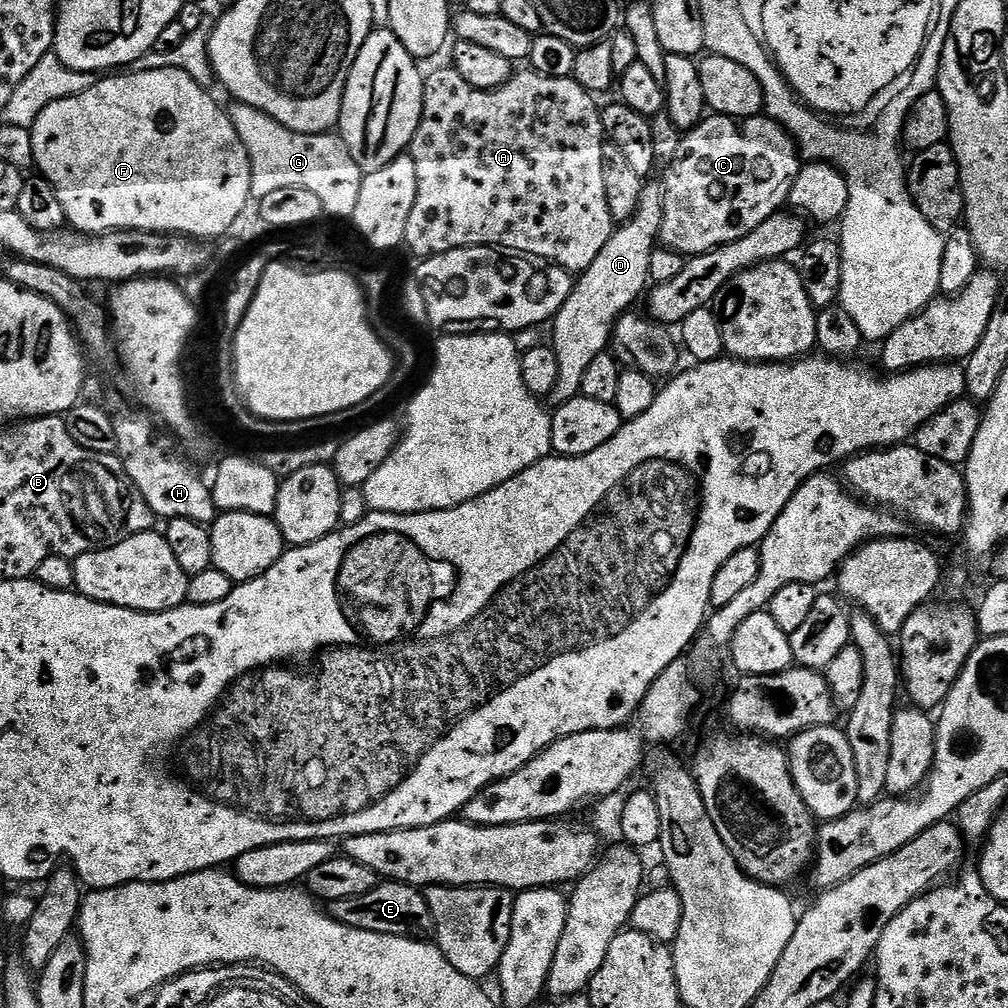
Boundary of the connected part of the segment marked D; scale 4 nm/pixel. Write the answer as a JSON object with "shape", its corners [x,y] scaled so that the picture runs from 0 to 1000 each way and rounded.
{"shape":[[[647,177],[640,182],[630,212],[624,218],[618,219],[608,229],[601,244],[597,244],[597,249],[593,251],[593,256],[589,256],[589,260],[585,260],[583,267],[570,275],[565,296],[562,296],[562,300],[558,300],[558,308],[554,308],[554,312],[549,313],[546,318],[546,326],[548,325],[546,344],[554,355],[554,379],[550,379],[550,387],[546,394],[547,400],[550,399],[549,402],[561,401],[575,392],[577,374],[581,371],[585,358],[601,348],[607,335],[607,326],[615,318],[616,313],[630,303],[627,301],[635,293],[636,297],[644,289],[647,278],[645,256],[653,245],[658,215],[659,185],[654,178]]]}

